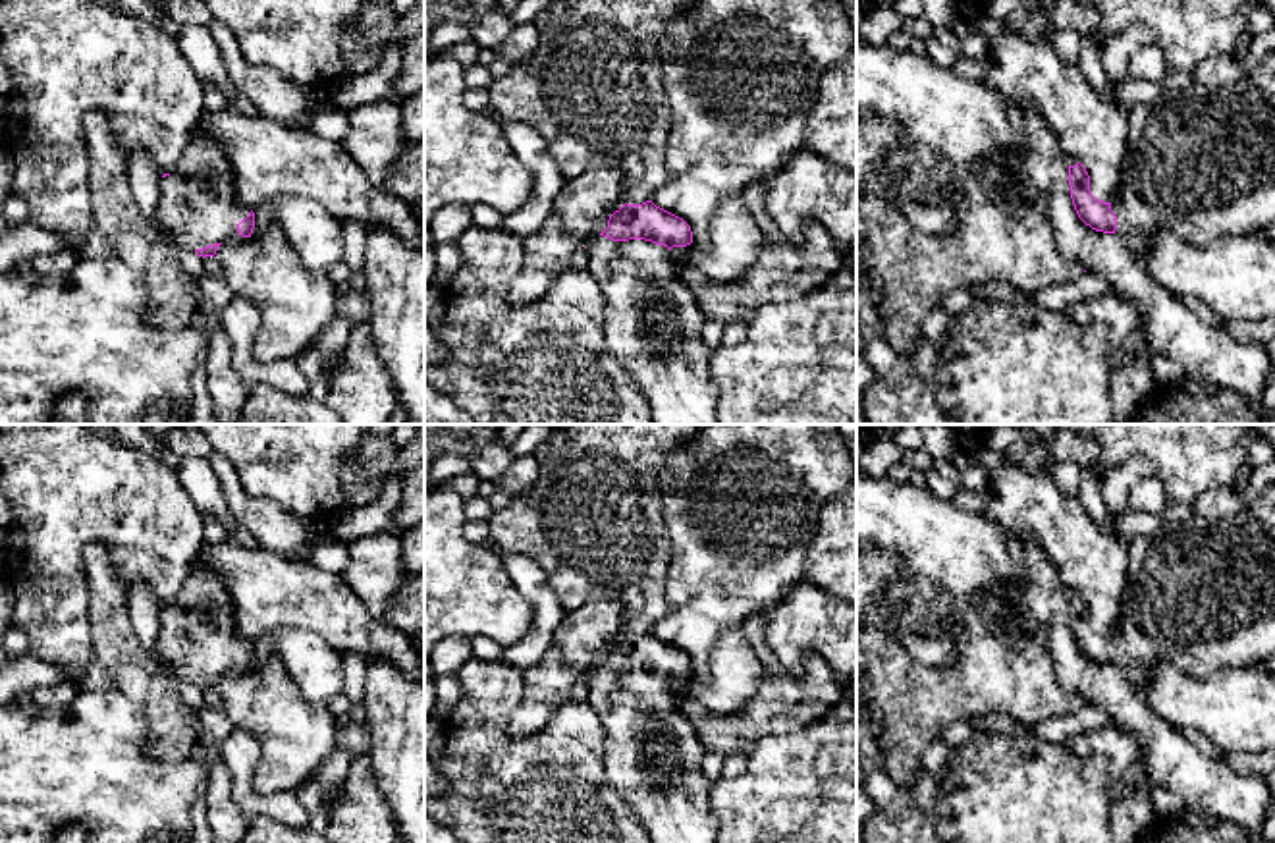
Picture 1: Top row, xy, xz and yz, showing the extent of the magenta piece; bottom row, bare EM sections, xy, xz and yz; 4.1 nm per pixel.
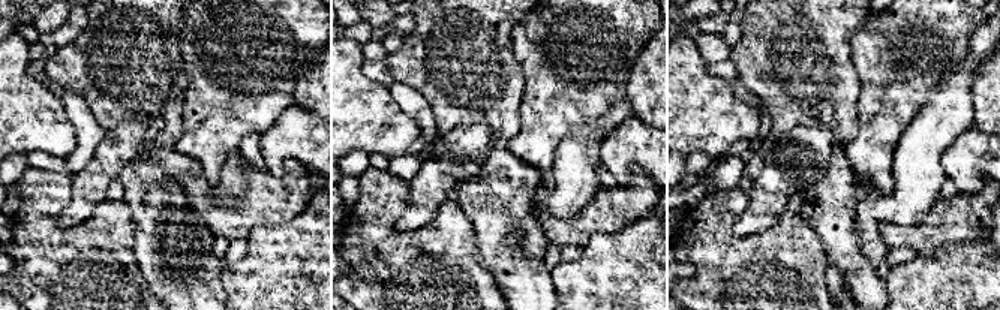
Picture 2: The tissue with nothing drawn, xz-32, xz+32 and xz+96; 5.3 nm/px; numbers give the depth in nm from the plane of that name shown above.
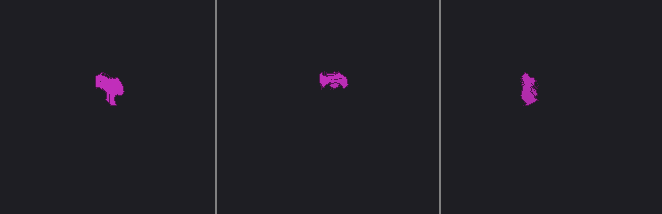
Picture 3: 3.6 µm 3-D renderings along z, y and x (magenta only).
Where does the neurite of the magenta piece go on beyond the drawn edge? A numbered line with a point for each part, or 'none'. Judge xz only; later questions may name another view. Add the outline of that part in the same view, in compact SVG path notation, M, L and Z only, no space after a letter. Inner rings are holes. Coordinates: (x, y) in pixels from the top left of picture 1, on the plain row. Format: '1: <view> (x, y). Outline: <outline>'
1: xz (593, 519). Outline: M554 424L534 449L534 484L490 517L500 552L536 561L563 612L588 602L623 606L623 635L642 637L665 615L665 581L673 544L665 529L658 476L671 453L700 424Z
2: xz (652, 755). Outline: M600 666L586 673L586 702L596 712L606 731L606 775L615 791L629 804L631 814L644 828L650 843L718 843L719 820L710 804L712 783L702 774L706 748L700 745L689 718L679 708L675 687L652 673L613 673Z

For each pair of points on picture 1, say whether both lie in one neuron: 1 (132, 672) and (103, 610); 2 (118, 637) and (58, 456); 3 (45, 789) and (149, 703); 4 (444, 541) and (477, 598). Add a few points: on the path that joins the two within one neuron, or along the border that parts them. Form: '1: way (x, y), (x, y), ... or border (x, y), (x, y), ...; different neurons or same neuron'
1: way (122, 656), (108, 625); same neuron
2: border (101, 543), (89, 543), (83, 548), (87, 591); different neurons
3: border (114, 687), (139, 710), (151, 753); different neurons
4: way (444, 554), (444, 566), (463, 585); same neuron

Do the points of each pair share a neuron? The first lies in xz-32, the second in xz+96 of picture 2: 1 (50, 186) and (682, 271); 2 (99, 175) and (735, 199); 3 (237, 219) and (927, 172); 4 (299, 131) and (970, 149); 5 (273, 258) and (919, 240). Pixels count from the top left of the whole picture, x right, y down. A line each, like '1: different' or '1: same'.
1: different
2: different
3: different
4: same
5: different

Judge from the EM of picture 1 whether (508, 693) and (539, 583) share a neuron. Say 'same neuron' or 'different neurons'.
different neurons

